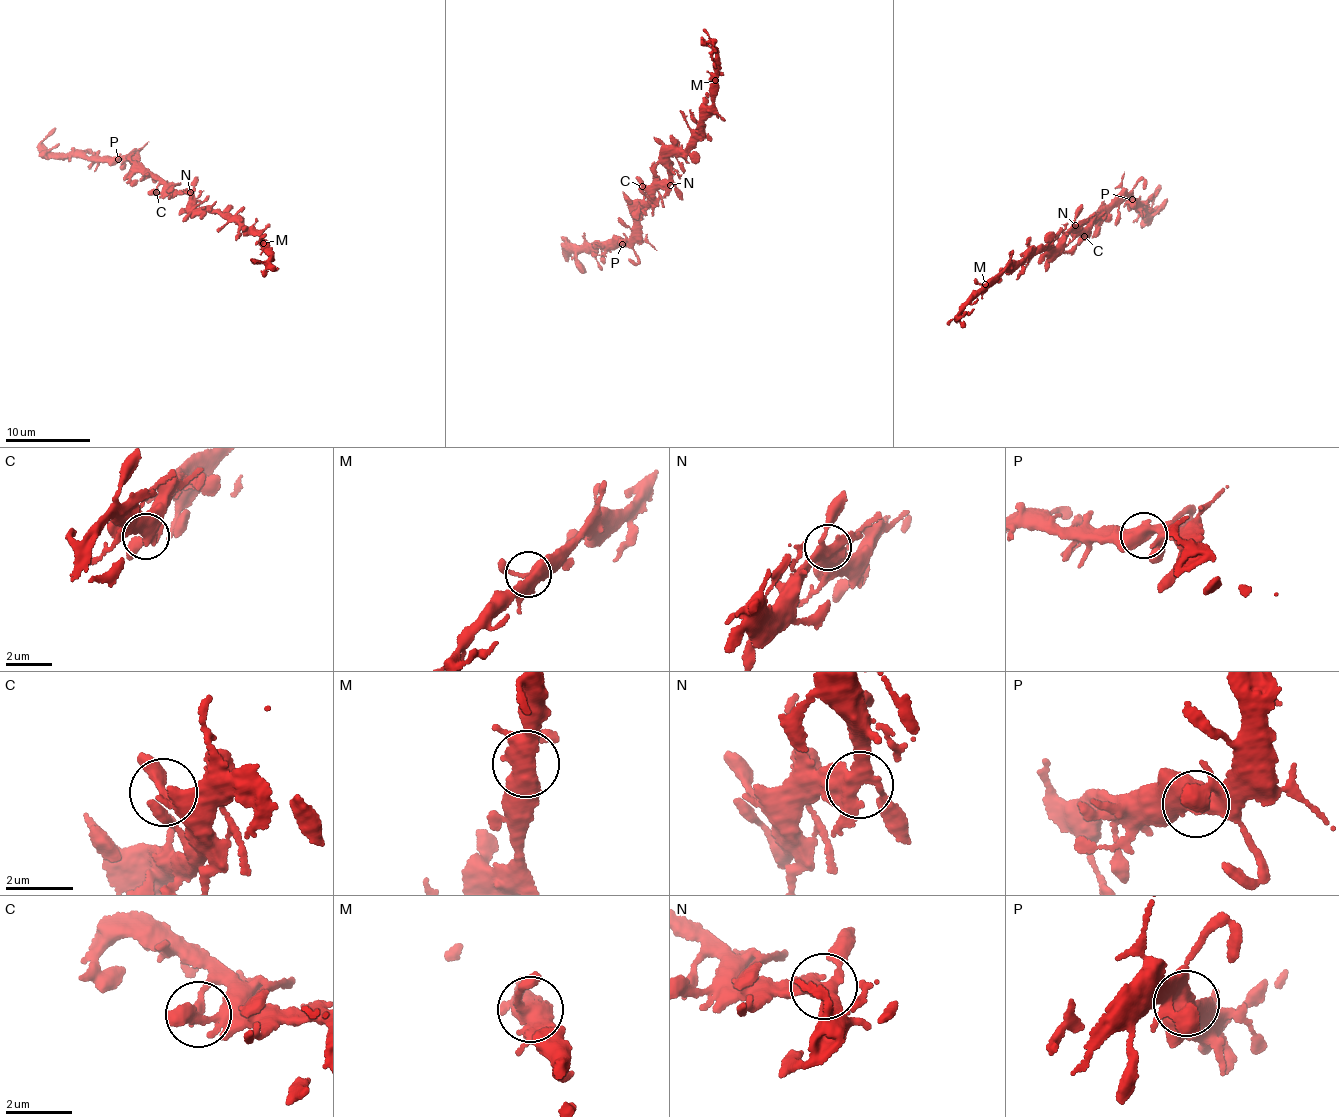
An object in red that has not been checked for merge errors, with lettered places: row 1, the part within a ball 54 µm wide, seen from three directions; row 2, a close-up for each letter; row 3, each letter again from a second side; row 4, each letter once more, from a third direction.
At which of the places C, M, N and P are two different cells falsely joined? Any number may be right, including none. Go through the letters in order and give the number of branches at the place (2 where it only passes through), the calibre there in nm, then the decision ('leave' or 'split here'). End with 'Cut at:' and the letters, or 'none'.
C: 2 | 320 nm | leave
M: 3 | 400 nm | leave
N: 4 | 340 nm | leave
P: 2 | 550 nm | leave
Cut at: none

